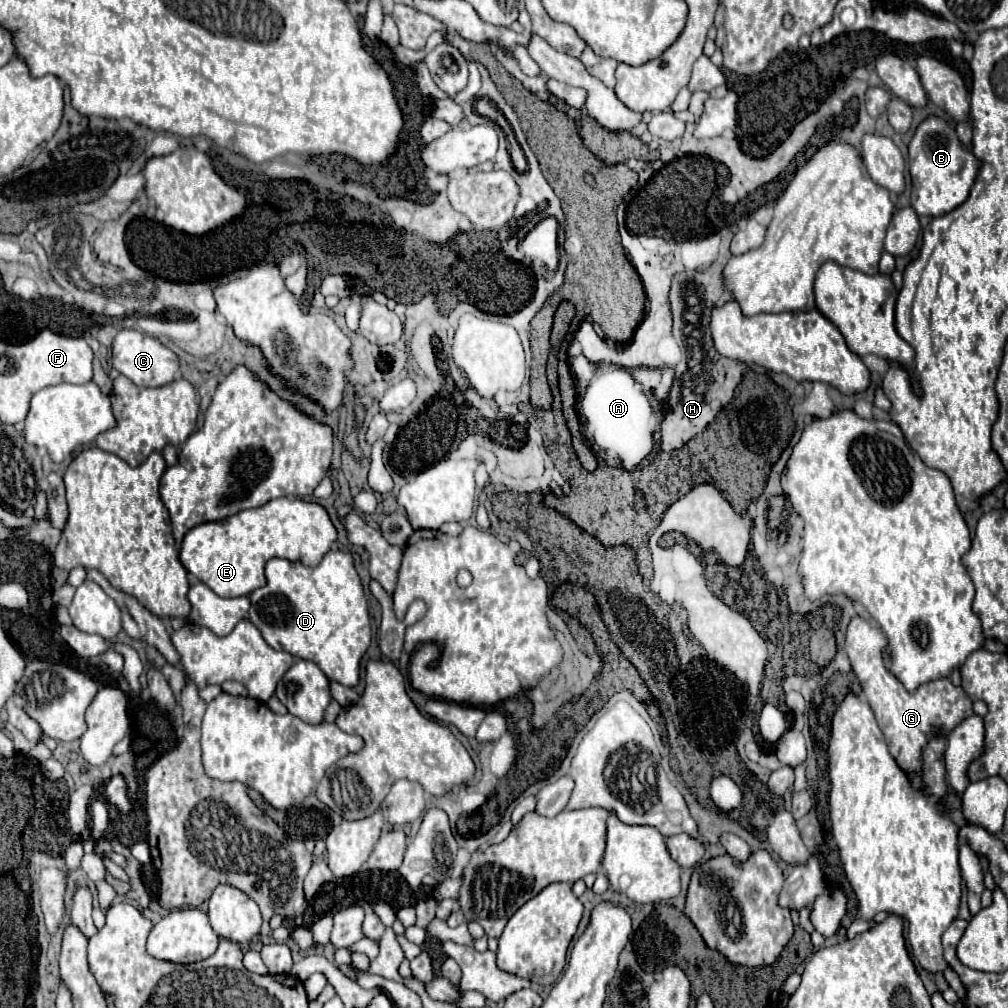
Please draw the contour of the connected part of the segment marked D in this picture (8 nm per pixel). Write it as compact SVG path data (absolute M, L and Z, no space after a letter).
M329 551L317 567L271 559L265 567L267 585L251 593L249 621L277 651L313 661L331 681L345 687L359 683L361 659L371 643L369 605L355 561L345 551Z

